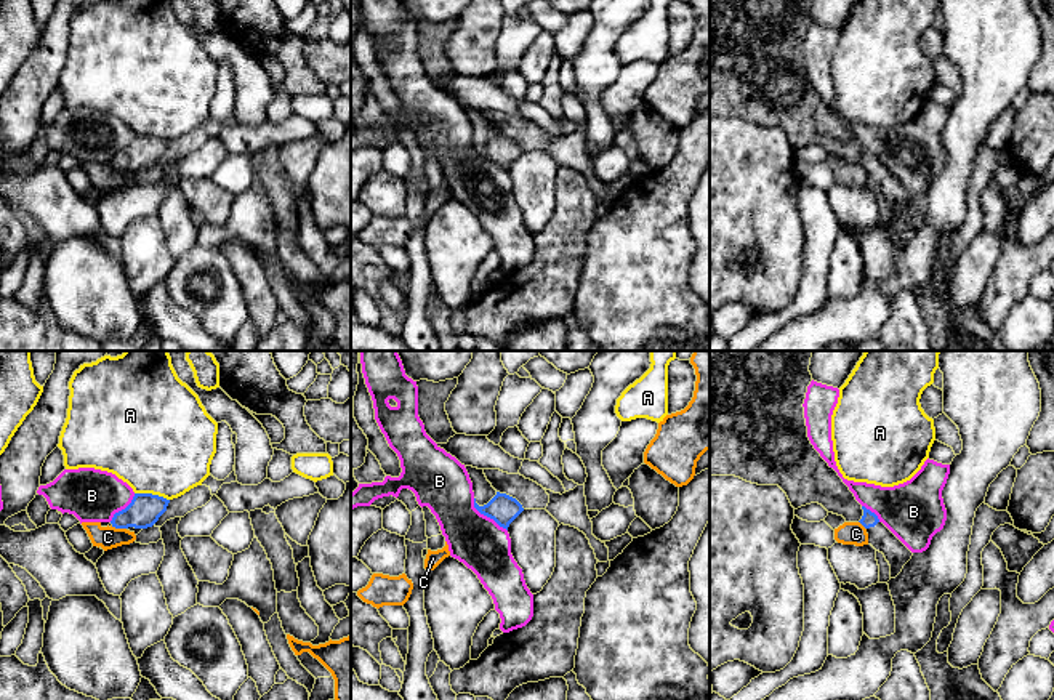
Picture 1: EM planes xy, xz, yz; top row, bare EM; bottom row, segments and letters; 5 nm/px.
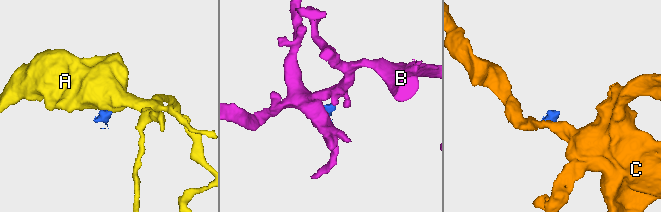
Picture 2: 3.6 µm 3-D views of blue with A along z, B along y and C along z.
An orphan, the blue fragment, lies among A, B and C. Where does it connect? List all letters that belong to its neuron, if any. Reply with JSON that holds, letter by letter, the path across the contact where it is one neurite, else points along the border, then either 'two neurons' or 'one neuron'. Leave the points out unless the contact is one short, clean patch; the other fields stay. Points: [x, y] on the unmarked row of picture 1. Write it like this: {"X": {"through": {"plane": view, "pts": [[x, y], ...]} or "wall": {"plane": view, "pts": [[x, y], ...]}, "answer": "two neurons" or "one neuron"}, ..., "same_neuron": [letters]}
{"A": {"wall": {"plane": "xy", "pts": [[135, 133], [151, 133], [168, 141]]}, "answer": "two neurons"}, "B": {"wall": {"plane": "xz", "pts": [[473, 140], [473, 146], [481, 154], [506, 172]]}, "answer": "two neurons"}, "C": {"wall": {"plane": "xy", "pts": [[111, 167], [125, 170]]}, "answer": "two neurons"}, "same_neuron": []}

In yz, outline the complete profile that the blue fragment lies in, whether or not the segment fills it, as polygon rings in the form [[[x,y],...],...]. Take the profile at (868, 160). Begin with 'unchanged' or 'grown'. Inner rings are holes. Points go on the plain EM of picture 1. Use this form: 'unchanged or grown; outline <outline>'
grown; outline [[[710,0],[710,119],[735,117],[758,127],[778,127],[795,151],[819,144],[846,163],[860,163],[868,186],[883,194],[895,219],[913,194],[862,147],[807,78],[804,40],[812,22],[811,0]]]

